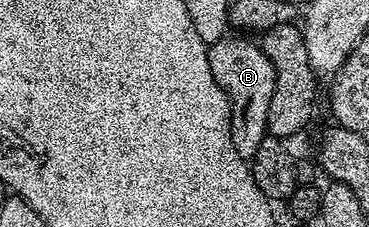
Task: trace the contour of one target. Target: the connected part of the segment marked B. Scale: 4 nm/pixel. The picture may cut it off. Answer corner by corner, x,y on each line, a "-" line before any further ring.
226,35
213,45
208,46
209,62
211,63
211,75
215,75
215,83
223,87
223,91
229,100
231,115
231,143
235,143
235,151
240,157
252,159
255,151
259,151
259,143
267,136
269,124
267,123
267,111
271,107
271,95
275,91
275,71
271,67
271,59
263,52
256,40
245,35

